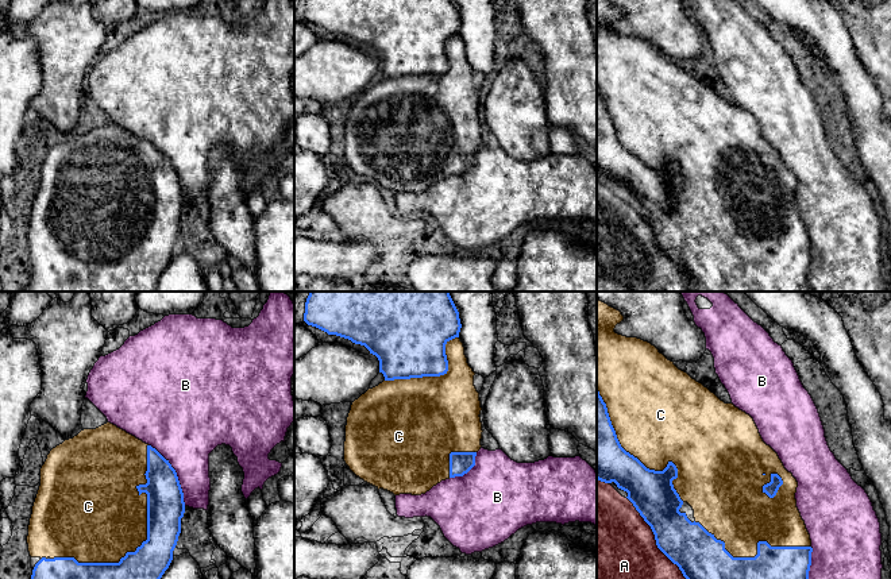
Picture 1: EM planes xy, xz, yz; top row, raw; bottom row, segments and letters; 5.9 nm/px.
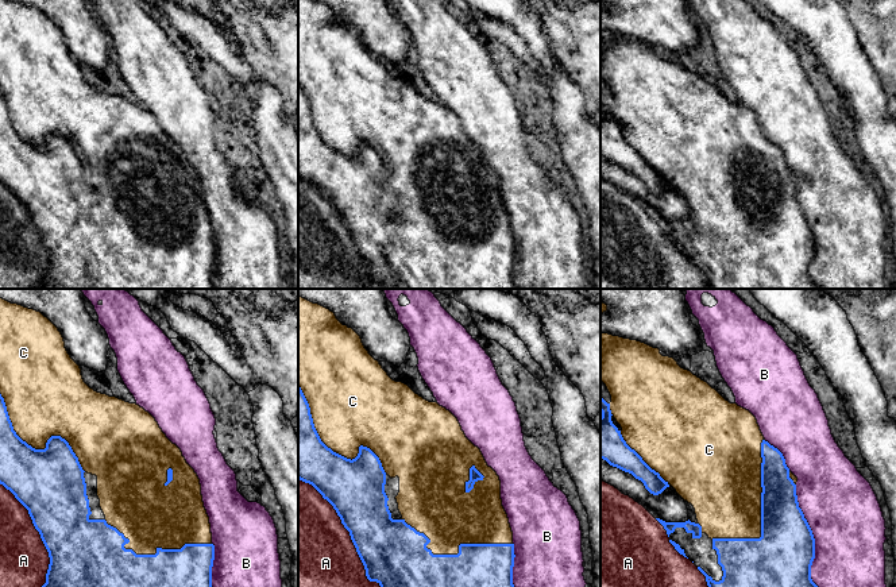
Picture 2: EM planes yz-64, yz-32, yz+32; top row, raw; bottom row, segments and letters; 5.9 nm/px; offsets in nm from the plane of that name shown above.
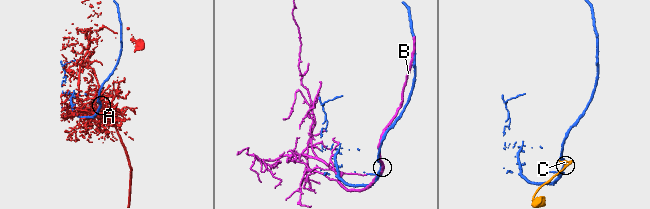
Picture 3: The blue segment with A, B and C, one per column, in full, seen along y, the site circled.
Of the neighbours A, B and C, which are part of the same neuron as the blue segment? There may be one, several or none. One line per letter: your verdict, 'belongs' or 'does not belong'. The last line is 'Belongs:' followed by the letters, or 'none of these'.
A: does not belong
B: does not belong
C: belongs
Belongs: C

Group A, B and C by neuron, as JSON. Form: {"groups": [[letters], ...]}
{"groups": [["A"], ["B"], ["C"]]}

